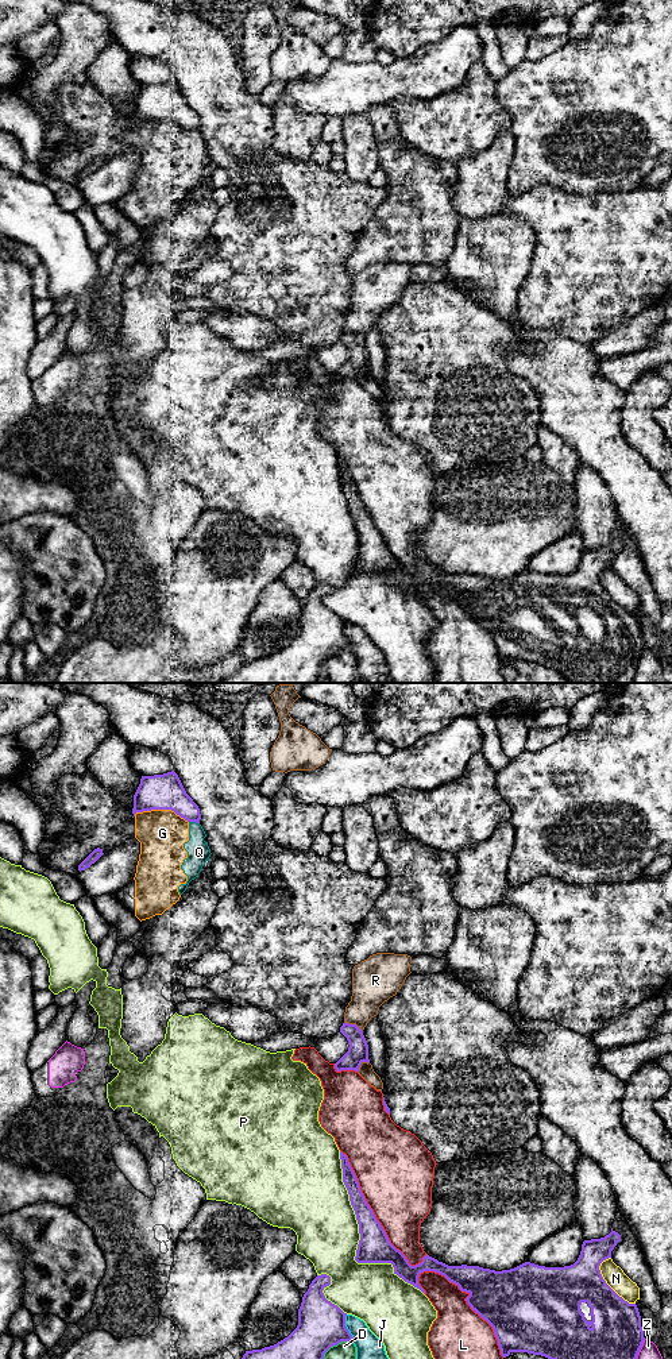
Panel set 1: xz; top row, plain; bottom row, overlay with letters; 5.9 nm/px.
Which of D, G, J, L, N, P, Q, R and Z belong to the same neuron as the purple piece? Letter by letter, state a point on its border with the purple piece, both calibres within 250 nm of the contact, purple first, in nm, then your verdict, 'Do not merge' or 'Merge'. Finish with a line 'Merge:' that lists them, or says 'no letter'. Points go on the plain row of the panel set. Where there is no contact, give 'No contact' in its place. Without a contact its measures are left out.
D: Touches purple at xz (332, 655). Thickness 280 nm (purple) against 180 nm. Do not merge
G: Touches purple at xz (161, 118). Thickness 220 nm (purple) against 280 nm. Do not merge
J: Touches purple at xz (346, 637). Thickness 280 nm (purple) against 190 nm. Do not merge
L: Touches purple at xz (467, 612). Thickness 360 nm (purple) against 380 nm. Do not merge
N: Touches purple at xz (607, 594). Thickness 280 nm (purple) against 120 nm. Do not merge
P: Touches purple at xz (359, 551). Thickness 190 nm (purple) against 380 nm. Do not merge
Q: Touches purple at xz (194, 130). Thickness 220 nm (purple) against 140 nm. Do not merge
R: Touches purple at xz (354, 334). Thickness 130 nm (purple) against 240 nm. Do not merge
Z: Touches purple at xz (636, 666). Thickness 400 nm (purple) against 190 nm. Do not merge
Merge: no letter

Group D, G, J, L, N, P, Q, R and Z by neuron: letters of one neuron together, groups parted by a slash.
D / G Q / J / L / N / P / R / Z

